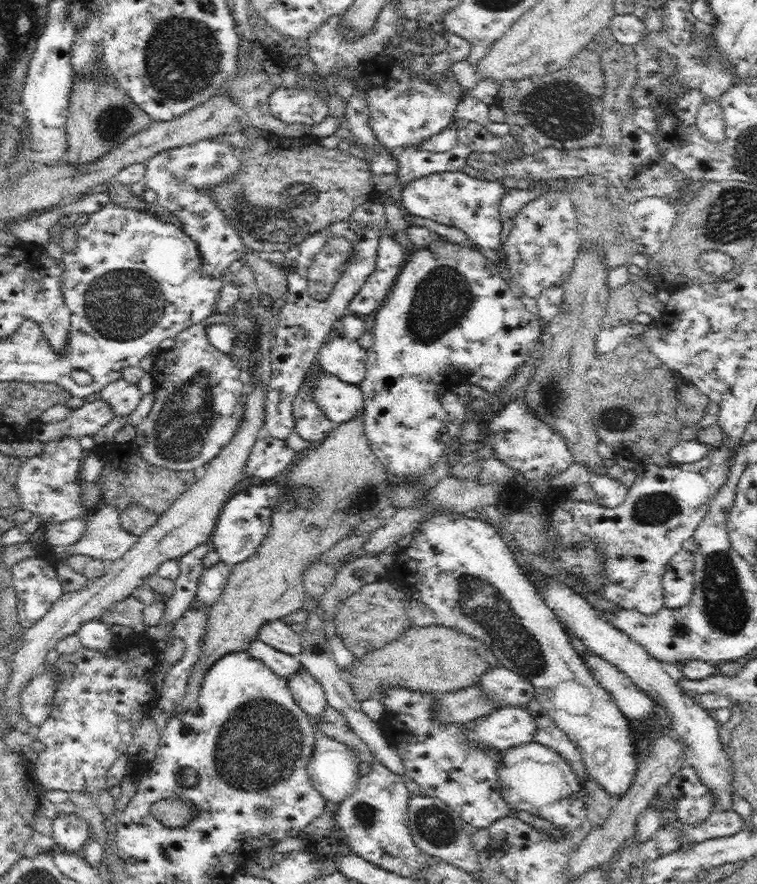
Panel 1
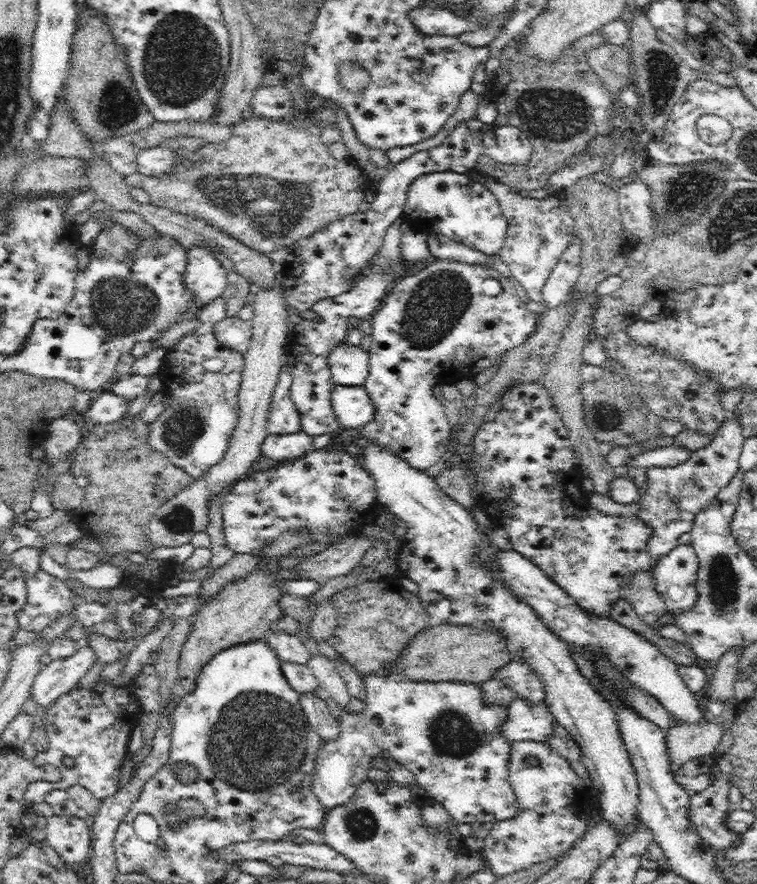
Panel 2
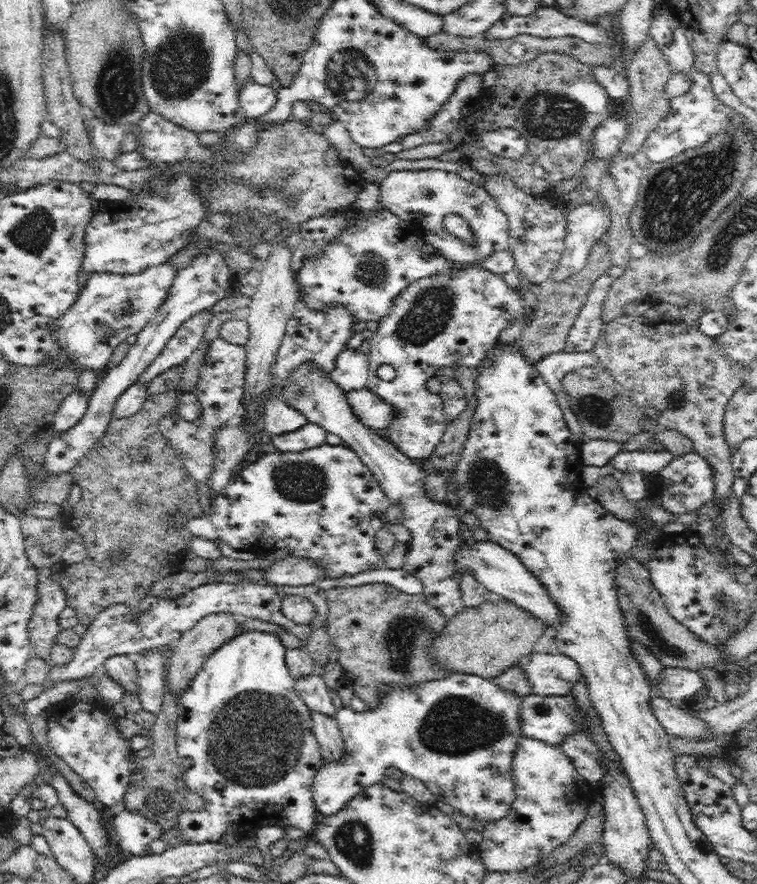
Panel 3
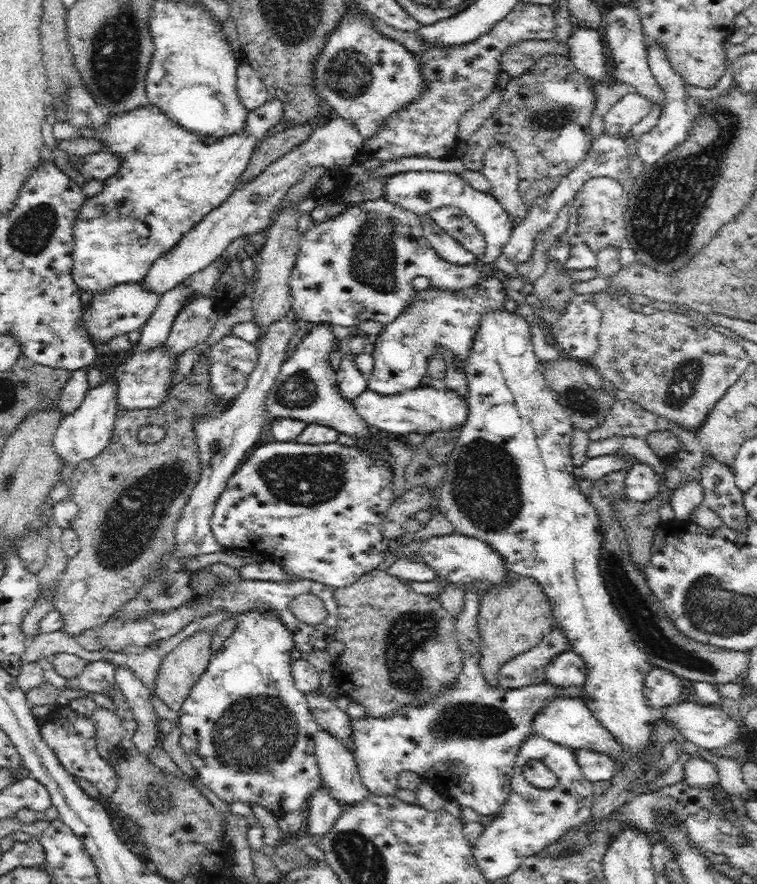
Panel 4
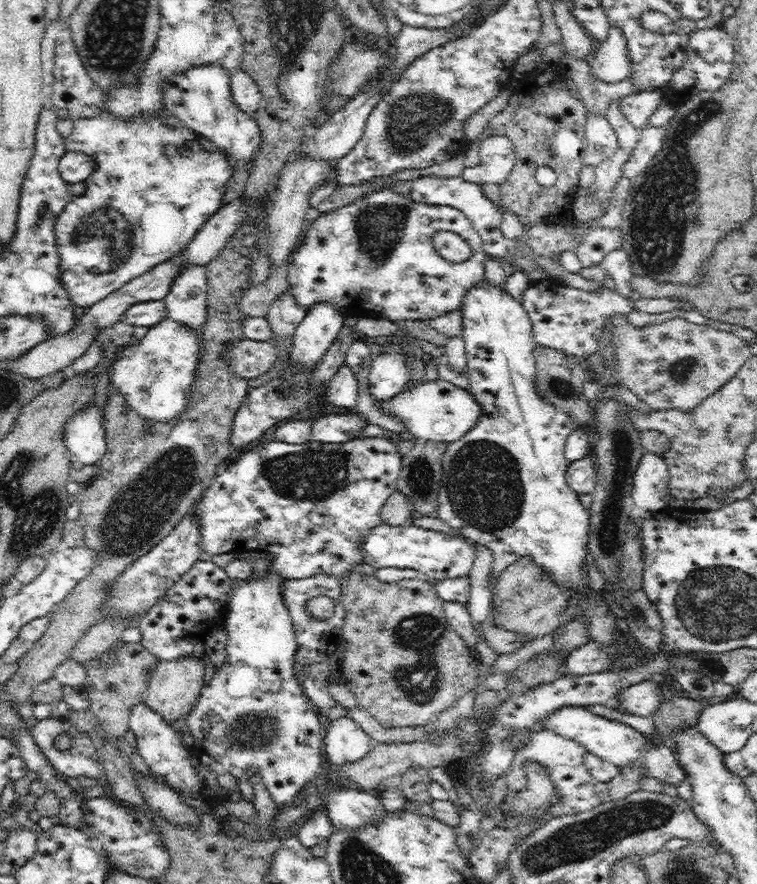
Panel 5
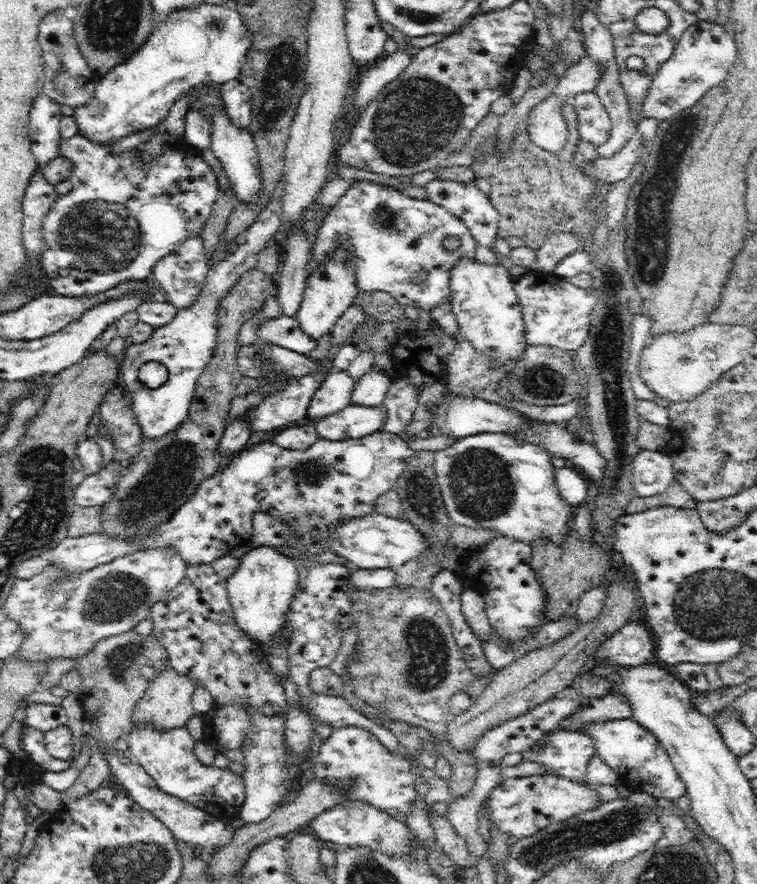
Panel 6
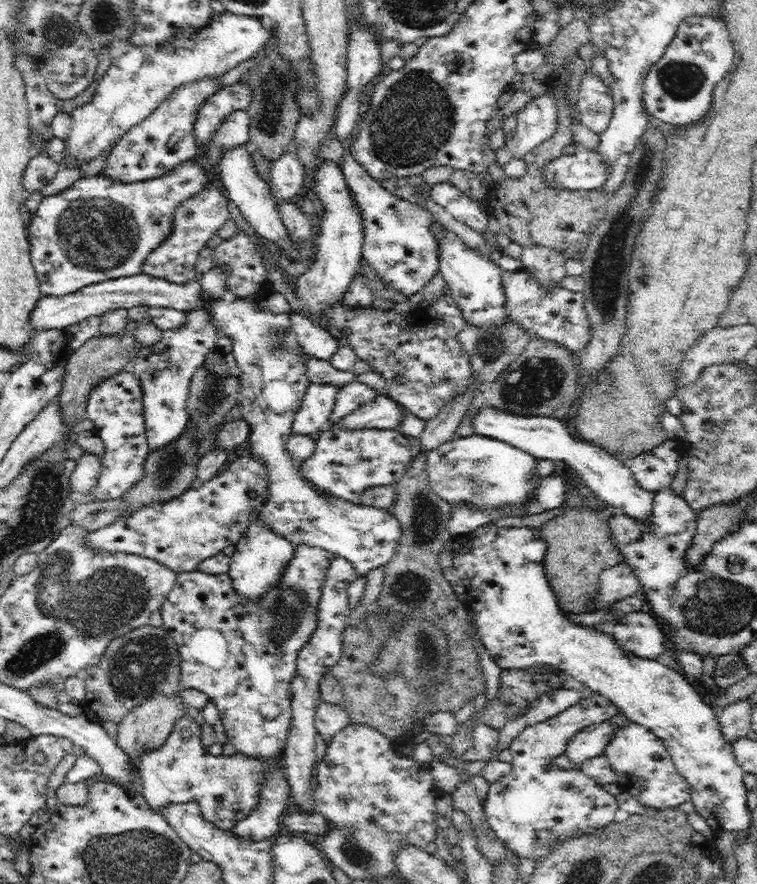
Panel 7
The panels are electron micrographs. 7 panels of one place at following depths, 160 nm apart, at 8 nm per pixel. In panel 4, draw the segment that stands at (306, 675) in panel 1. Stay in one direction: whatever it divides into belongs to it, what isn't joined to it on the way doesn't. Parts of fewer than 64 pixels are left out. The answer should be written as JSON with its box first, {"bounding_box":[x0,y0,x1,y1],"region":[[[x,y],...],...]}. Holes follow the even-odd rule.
{"bounding_box":[315,727,369,810],"region":[[[322,727],[315,734],[315,757],[322,786],[336,798],[342,810],[357,805],[369,795],[369,788],[361,781],[353,751]]]}

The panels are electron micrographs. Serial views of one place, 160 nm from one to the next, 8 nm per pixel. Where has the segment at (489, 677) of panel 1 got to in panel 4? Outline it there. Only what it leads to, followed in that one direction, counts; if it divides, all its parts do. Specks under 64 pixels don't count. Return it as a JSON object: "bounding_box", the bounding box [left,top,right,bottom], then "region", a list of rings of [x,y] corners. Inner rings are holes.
{"bounding_box":[545,649,588,688],"region":[[[568,649],[548,663],[545,682],[562,688],[583,686],[587,679],[588,669],[585,661],[576,652]]]}

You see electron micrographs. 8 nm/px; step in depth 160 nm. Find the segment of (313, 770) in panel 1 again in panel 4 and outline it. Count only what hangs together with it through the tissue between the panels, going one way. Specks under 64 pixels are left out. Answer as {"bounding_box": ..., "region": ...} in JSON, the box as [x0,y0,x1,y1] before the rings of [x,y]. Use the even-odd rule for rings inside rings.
{"bounding_box":[307,589,585,838],"region":[[[474,589],[464,593],[461,613],[456,617],[455,637],[464,651],[463,667],[454,686],[442,691],[433,701],[422,706],[404,705],[387,718],[362,717],[351,720],[354,737],[355,761],[361,781],[369,788],[369,793],[376,796],[392,796],[397,789],[397,774],[404,770],[418,773],[422,780],[429,782],[446,798],[457,800],[462,807],[472,808],[481,815],[498,814],[506,804],[510,794],[510,778],[514,763],[522,743],[532,734],[532,723],[535,714],[556,697],[583,698],[585,688],[572,686],[562,688],[549,682],[532,684],[522,688],[507,689],[490,685],[484,678],[479,667],[480,634],[478,632],[477,616],[482,595]],[[322,786],[315,790],[308,801],[307,831],[309,838],[312,836],[324,836],[341,815],[342,807],[336,798],[330,795],[330,791]]]}

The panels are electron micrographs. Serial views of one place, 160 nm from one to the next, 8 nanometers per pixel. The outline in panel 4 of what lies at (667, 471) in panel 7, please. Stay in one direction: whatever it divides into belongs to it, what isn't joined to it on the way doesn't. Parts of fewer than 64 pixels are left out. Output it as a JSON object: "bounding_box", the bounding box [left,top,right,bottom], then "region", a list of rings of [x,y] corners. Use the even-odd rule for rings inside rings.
{"bounding_box":[625,462,659,502],"region":[[[644,462],[634,463],[625,478],[625,496],[632,501],[648,502],[659,496],[659,476]]]}

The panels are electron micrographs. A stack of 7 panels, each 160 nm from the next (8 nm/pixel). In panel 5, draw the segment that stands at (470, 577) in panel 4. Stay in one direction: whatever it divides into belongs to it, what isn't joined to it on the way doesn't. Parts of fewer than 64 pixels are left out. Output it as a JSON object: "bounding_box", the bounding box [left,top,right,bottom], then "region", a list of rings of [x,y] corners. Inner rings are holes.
{"bounding_box":[360,522,476,580],"region":[[[382,522],[380,526],[374,526],[368,534],[362,536],[360,549],[364,562],[378,569],[386,567],[414,569],[427,574],[429,578],[444,580],[469,576],[476,554],[476,543],[468,542],[462,535],[453,536],[436,530],[422,529],[412,524],[390,526]]]}

